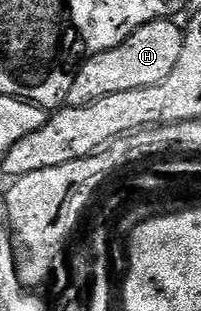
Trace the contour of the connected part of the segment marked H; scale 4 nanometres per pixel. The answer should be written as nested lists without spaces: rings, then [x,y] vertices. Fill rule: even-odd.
[[[172,19],[151,21],[134,35],[130,35],[118,47],[110,47],[110,51],[102,51],[91,57],[74,75],[74,84],[70,86],[67,104],[74,107],[92,105],[98,99],[106,99],[106,95],[118,95],[118,91],[134,91],[138,87],[150,87],[162,83],[178,67],[178,59],[182,59],[184,46],[184,29],[176,26]]]

